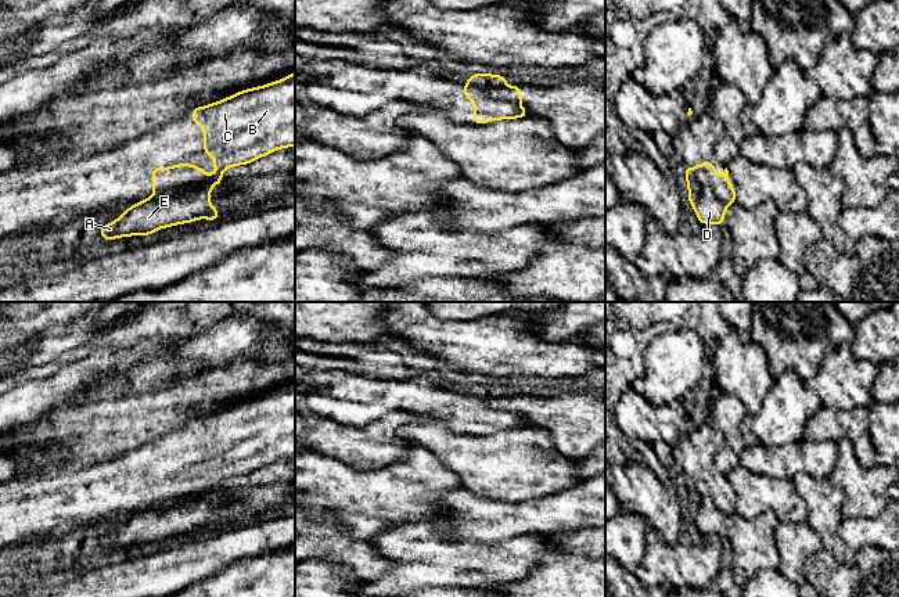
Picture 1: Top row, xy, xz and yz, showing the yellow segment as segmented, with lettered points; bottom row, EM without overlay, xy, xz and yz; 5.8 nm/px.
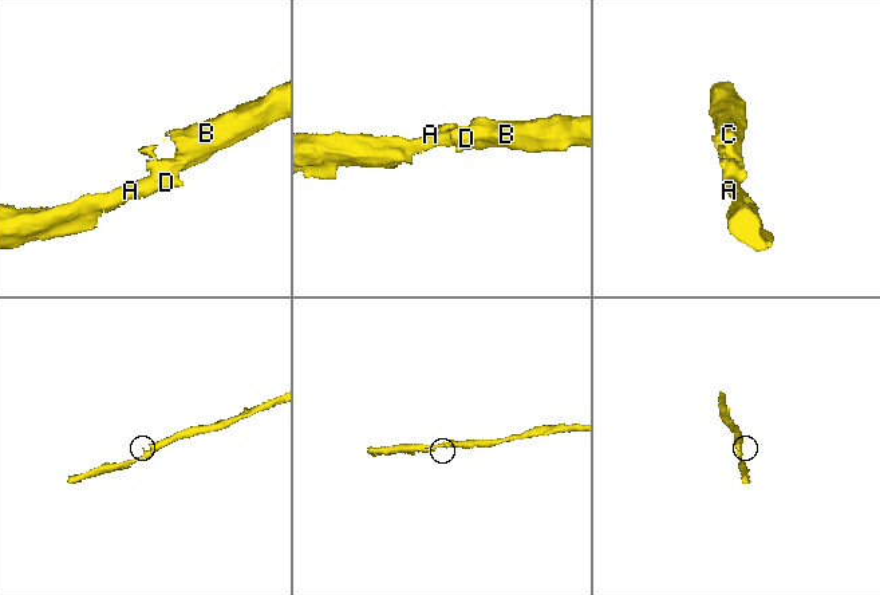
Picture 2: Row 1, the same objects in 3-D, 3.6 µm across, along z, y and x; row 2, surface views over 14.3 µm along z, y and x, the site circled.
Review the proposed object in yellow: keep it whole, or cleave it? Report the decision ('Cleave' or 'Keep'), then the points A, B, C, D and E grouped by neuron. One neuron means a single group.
Cleave. Groups: A D E / B C

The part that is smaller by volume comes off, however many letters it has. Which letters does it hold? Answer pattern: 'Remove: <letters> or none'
Remove: A, D, E

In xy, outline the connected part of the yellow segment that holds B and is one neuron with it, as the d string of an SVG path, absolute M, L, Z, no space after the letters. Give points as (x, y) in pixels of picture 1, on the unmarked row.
M295 382L194 418L193 435L204 438L202 463L213 467L216 481L295 456Z

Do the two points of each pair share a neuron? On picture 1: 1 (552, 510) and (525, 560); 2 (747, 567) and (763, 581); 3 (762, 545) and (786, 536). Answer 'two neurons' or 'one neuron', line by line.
1: two neurons
2: two neurons
3: two neurons

